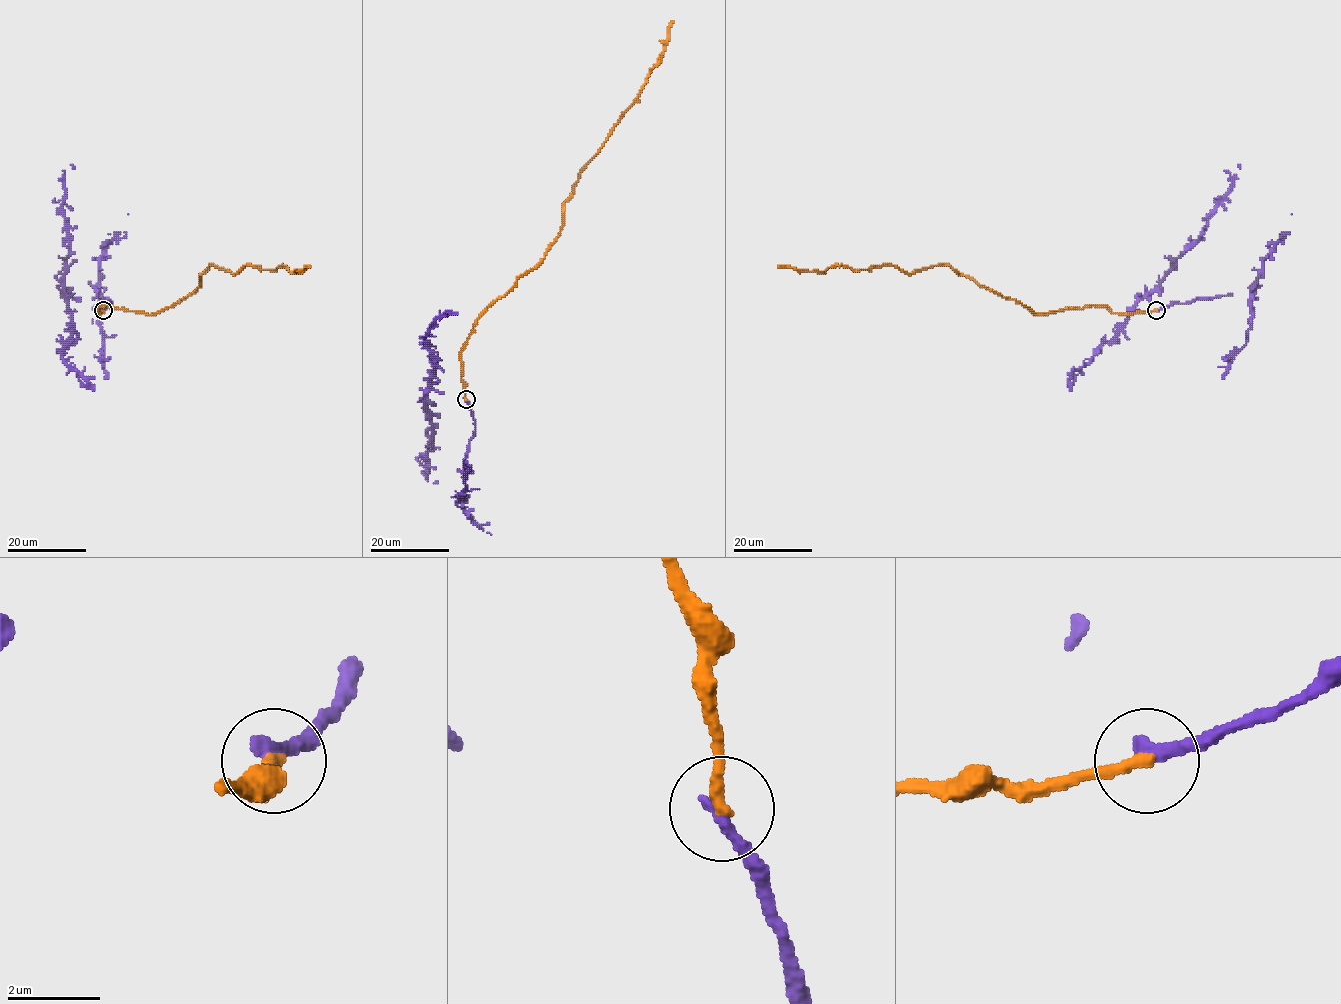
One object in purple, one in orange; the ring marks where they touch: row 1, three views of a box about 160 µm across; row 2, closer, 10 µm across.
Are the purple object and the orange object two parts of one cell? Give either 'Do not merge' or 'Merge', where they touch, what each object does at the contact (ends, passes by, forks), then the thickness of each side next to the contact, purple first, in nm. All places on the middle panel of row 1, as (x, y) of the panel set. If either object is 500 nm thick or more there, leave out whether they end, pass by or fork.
Merge. Place: (466, 399). At the ring purple ends. At the ring orange ends. Thickness 360 nm (purple) against 280 nm

